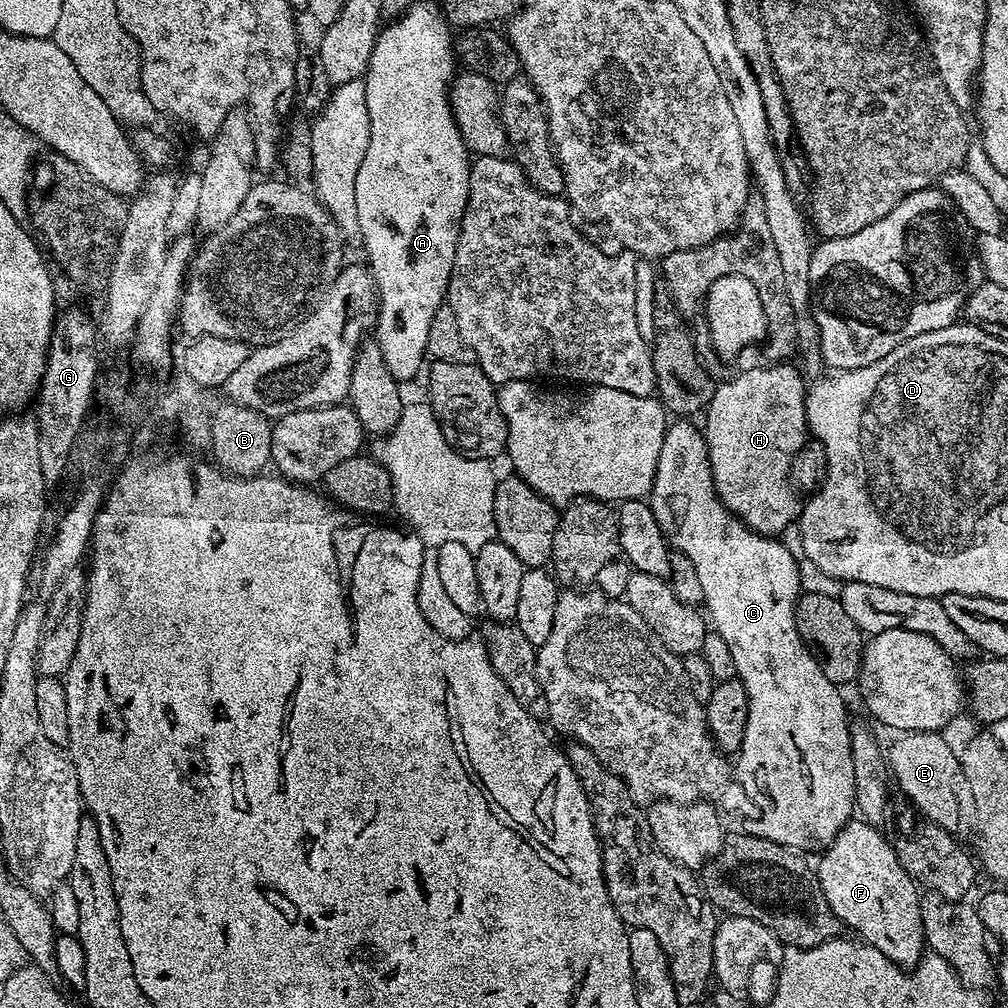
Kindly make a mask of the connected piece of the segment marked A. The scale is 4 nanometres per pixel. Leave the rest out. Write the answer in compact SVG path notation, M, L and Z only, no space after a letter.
M414 2L389 24L392 24L389 28L384 26L379 29L376 45L368 63L368 71L362 77L365 84L366 110L369 111L370 138L366 156L362 159L357 178L354 181L354 202L357 203L358 208L358 239L360 238L361 242L364 243L364 252L368 255L366 264L372 273L372 280L376 283L378 303L376 305L374 339L382 352L382 358L386 362L386 370L390 370L390 374L396 381L405 382L404 380L410 379L411 376L418 375L420 367L422 367L421 372L425 367L430 322L436 311L445 307L446 304L448 283L454 266L454 254L458 246L460 223L462 222L462 214L468 197L470 153L468 147L462 142L462 134L456 125L456 119L452 116L452 105L448 102L450 85L454 79L454 73L457 71L458 61L454 55L454 32L445 19L443 11L432 2L431 4Z

